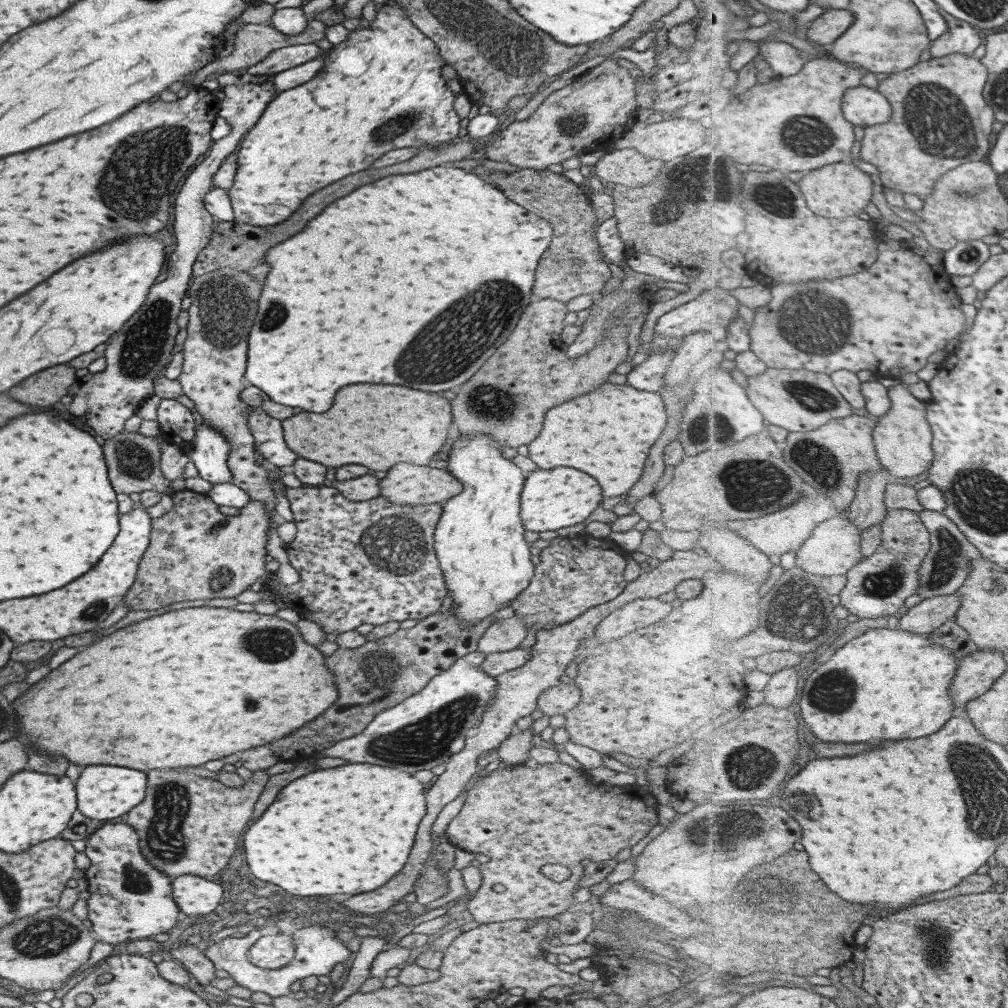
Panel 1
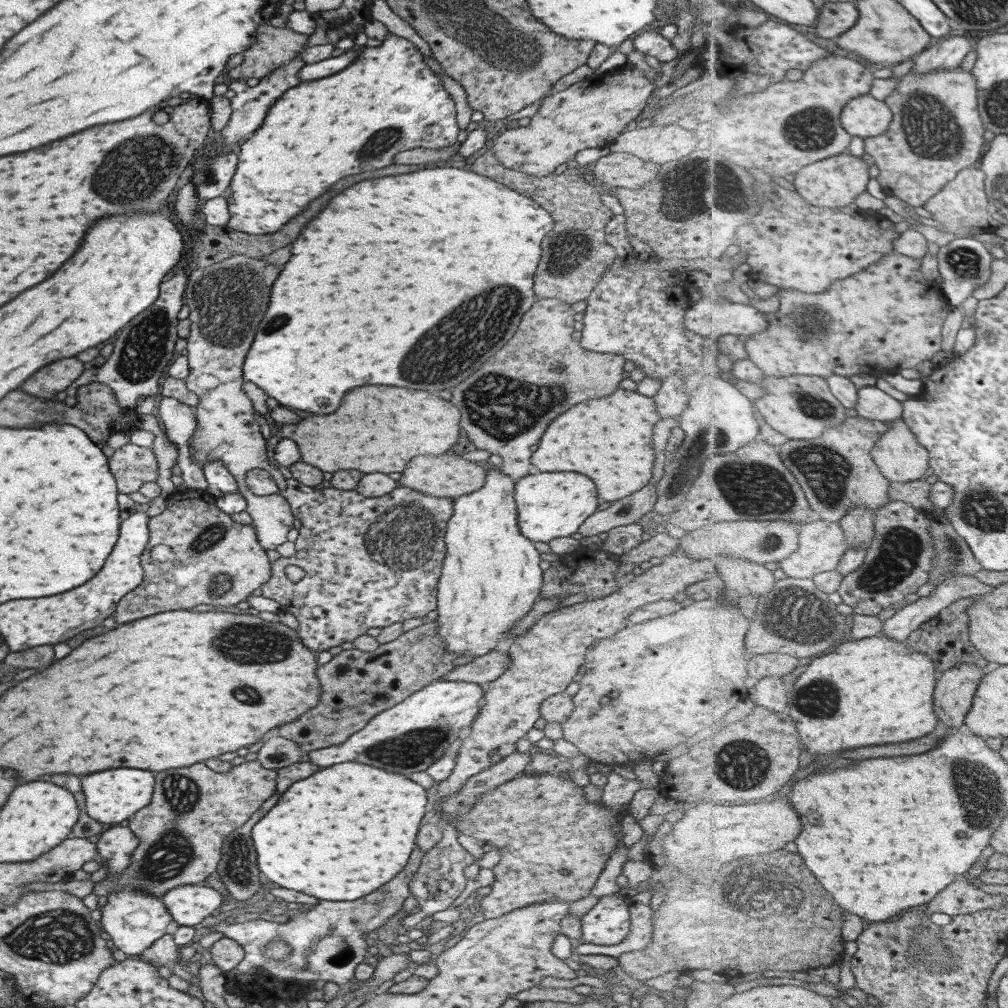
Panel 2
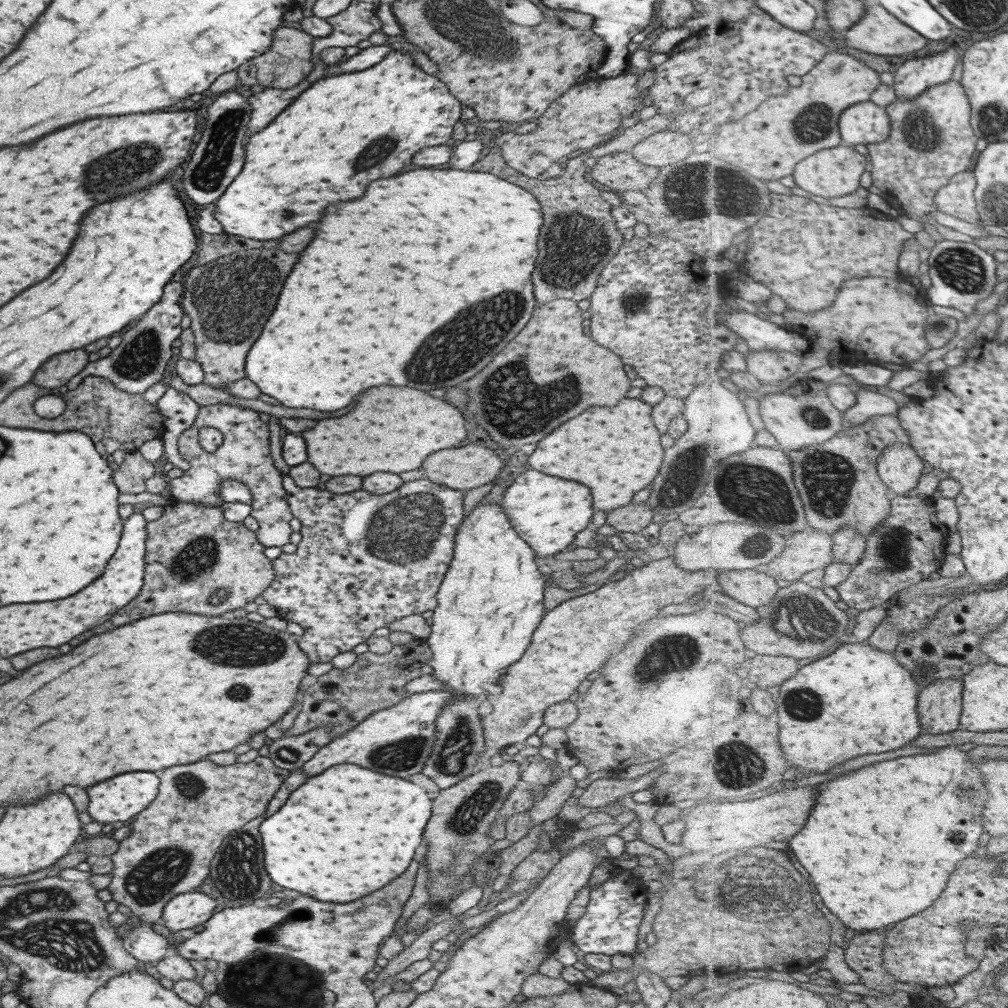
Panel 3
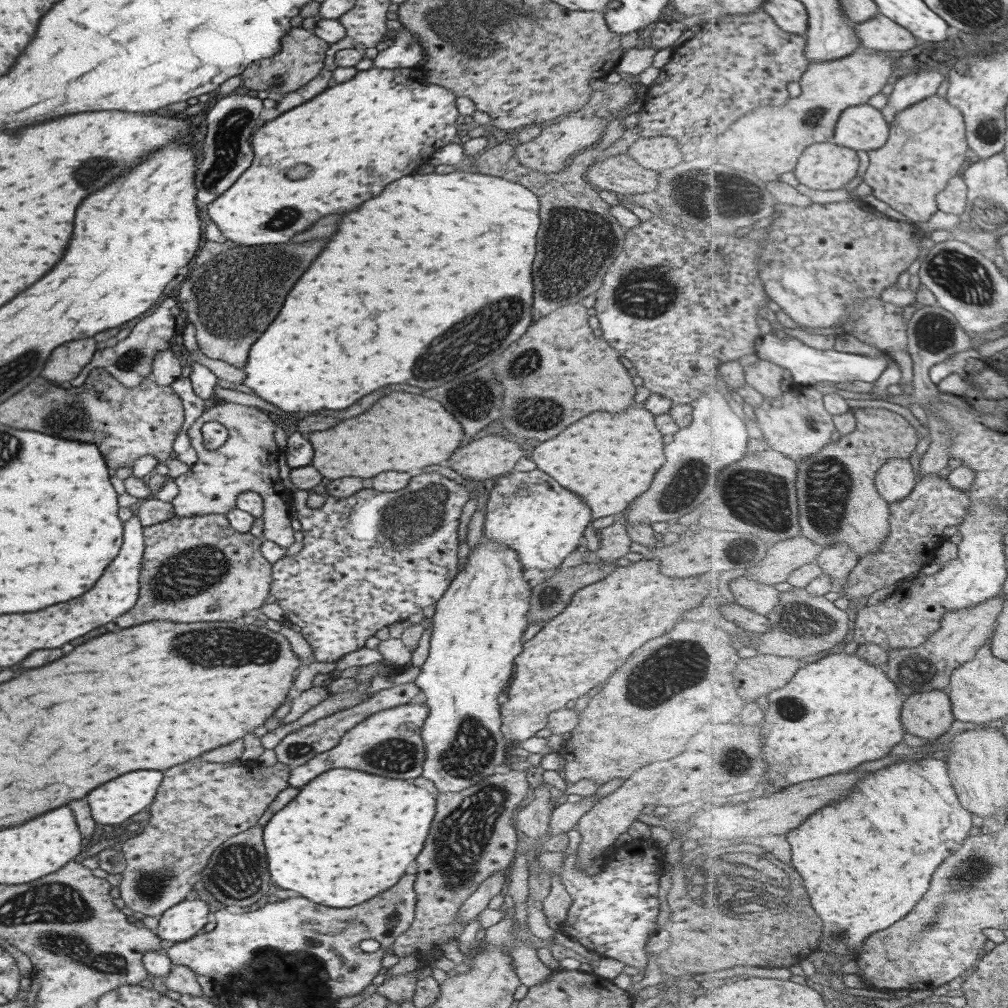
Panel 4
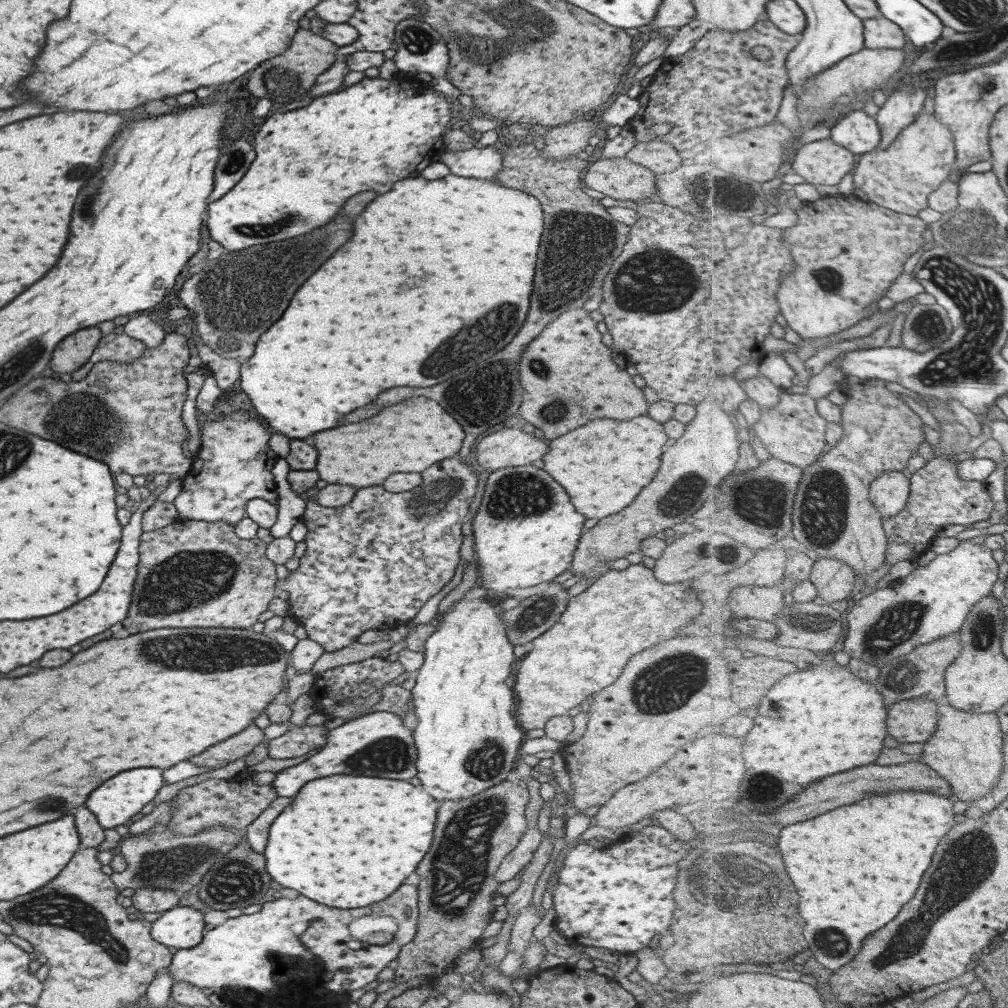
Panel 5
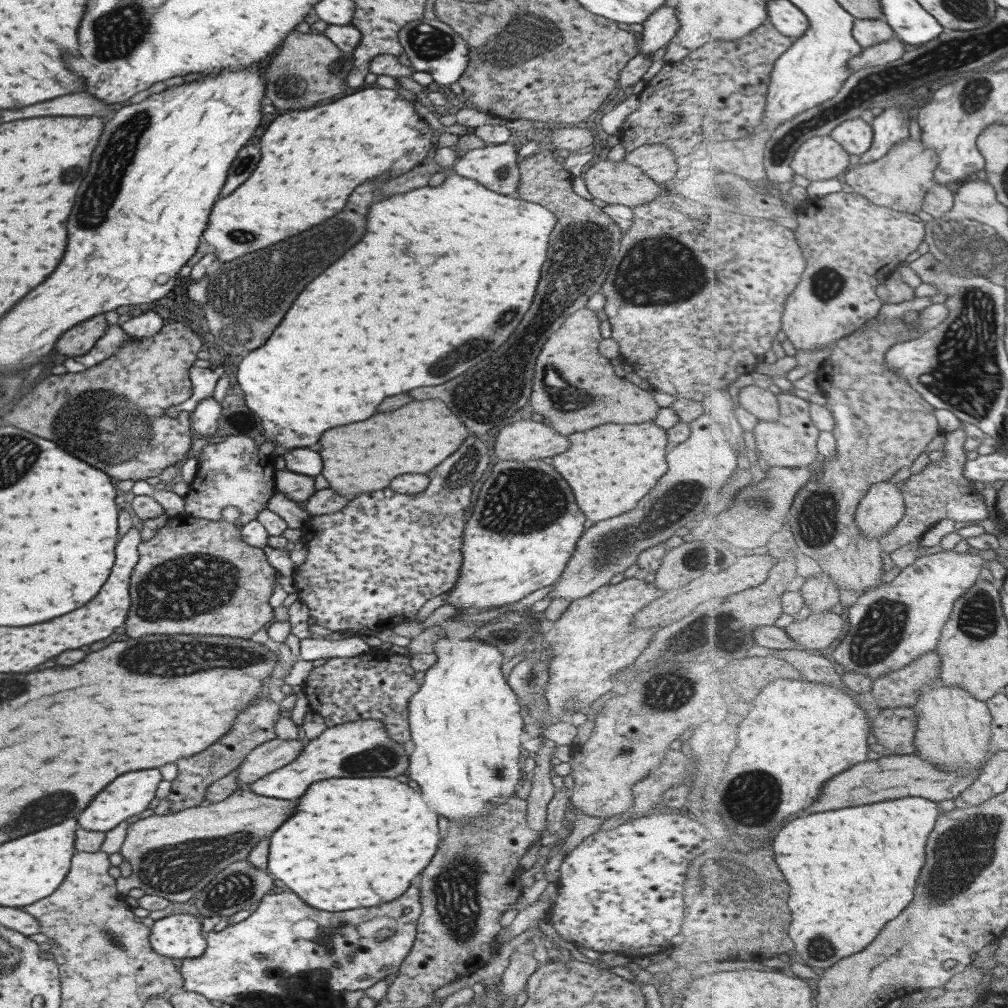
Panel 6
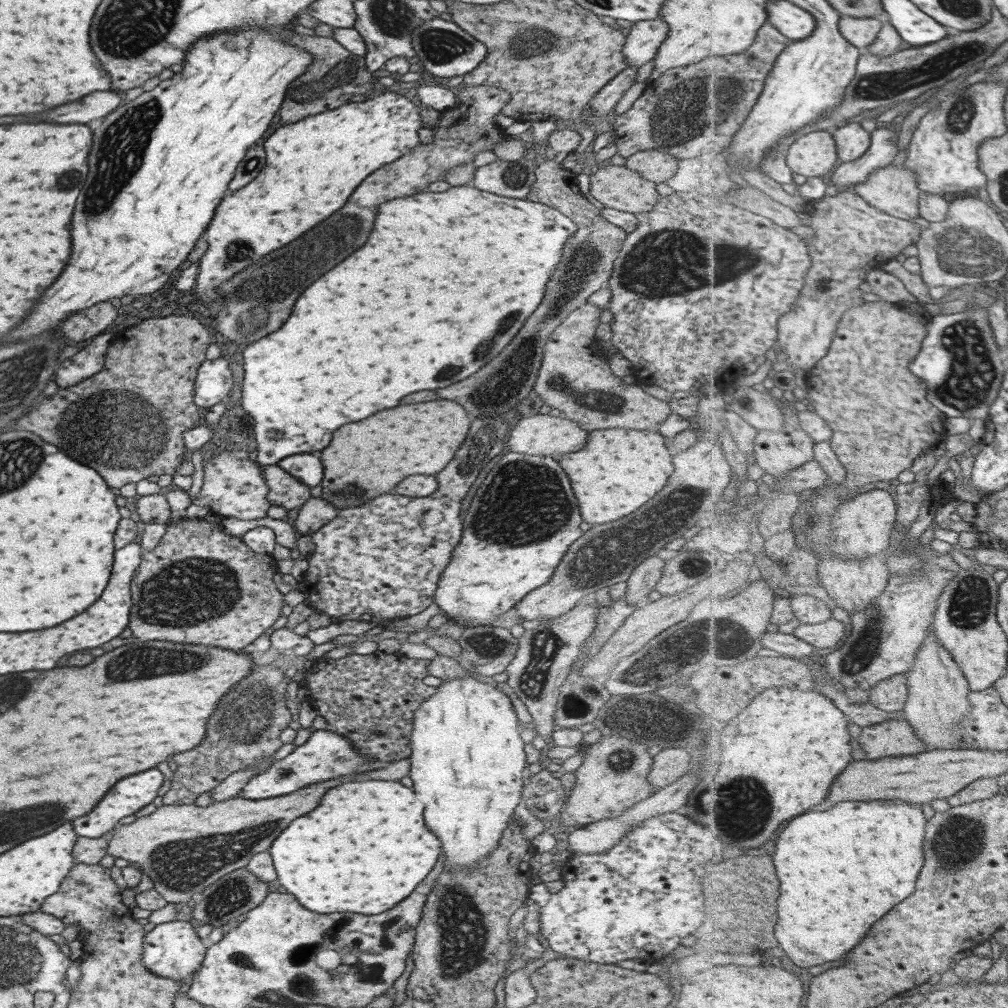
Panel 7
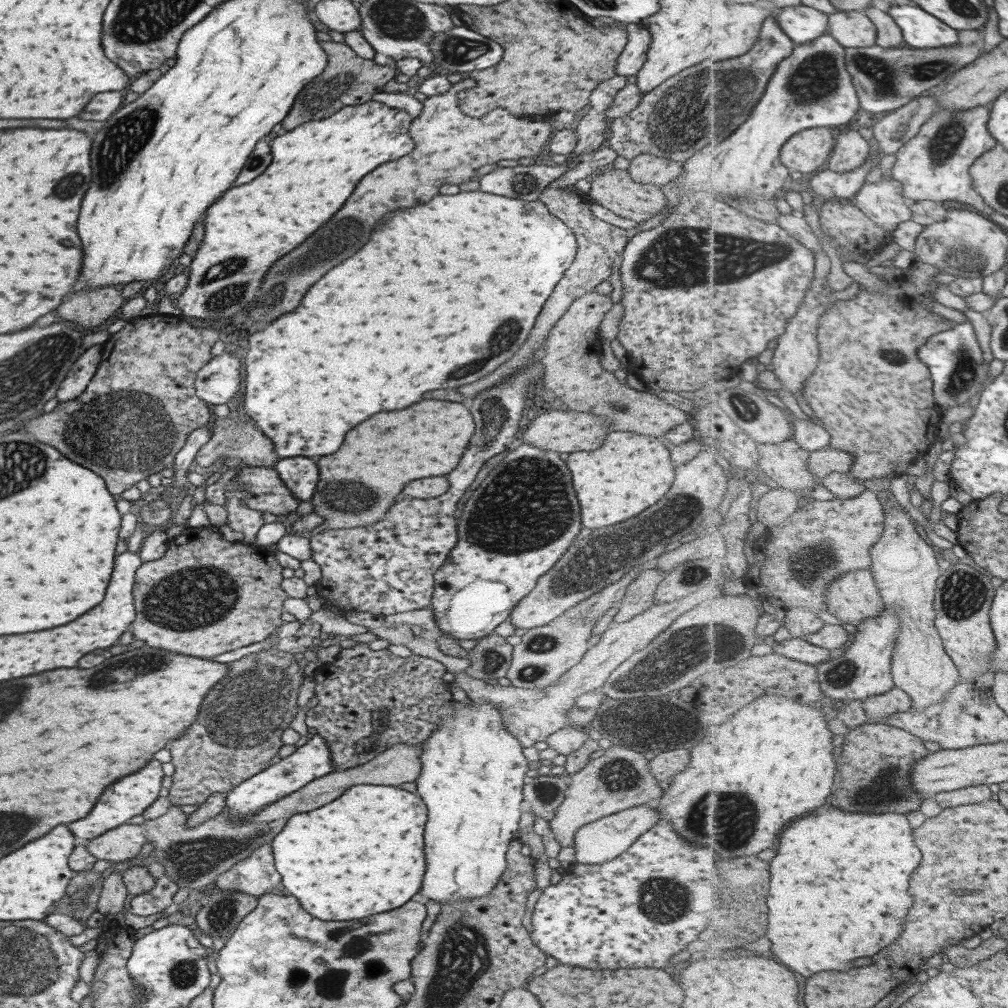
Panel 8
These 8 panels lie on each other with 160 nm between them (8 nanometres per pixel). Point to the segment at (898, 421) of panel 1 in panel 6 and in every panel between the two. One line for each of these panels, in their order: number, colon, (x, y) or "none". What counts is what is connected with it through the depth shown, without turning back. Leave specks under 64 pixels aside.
2: (901, 459)
3: (900, 467)
4: (896, 480)
5: (890, 492)
6: (883, 508)

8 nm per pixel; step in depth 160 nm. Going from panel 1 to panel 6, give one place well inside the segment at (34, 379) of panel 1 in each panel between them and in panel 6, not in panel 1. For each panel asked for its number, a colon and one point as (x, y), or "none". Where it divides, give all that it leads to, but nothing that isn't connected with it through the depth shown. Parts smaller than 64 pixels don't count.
2: (44, 384)
3: (62, 367)
4: (65, 362)
5: (73, 351)
6: (76, 341)

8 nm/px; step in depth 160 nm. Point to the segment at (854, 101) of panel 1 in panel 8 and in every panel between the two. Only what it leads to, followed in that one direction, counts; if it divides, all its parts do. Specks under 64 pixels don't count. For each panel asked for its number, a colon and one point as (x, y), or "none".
2: (865, 116)
3: (864, 123)
4: (864, 127)
5: (860, 132)
6: (857, 135)
7: (853, 140)
8: (852, 150)

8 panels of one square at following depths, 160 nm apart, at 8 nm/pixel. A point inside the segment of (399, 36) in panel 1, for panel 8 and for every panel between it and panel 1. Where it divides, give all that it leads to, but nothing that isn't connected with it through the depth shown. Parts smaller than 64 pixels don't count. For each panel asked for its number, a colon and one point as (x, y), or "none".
2: (387, 100)
3: (335, 137)
4: (355, 137)
5: (308, 161)
6: (311, 161)
7: (311, 167)
8: (314, 168)

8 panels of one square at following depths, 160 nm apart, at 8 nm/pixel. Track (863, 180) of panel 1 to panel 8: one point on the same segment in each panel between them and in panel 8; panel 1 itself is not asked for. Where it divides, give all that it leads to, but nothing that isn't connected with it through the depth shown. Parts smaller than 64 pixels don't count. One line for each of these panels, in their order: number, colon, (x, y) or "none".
2: (835, 182)
3: (830, 173)
4: (825, 165)
5: (824, 161)
6: (820, 158)
7: (815, 154)
8: (808, 150)

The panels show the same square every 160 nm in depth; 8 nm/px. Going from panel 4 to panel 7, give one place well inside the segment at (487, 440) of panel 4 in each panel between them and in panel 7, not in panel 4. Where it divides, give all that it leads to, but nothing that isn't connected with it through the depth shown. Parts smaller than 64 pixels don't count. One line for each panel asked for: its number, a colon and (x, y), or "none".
5: (510, 447)
6: (526, 440)
7: (543, 435)

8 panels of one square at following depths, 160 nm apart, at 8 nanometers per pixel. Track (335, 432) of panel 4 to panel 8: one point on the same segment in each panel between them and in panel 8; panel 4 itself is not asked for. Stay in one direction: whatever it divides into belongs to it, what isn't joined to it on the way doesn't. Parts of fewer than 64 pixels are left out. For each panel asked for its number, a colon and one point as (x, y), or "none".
5: (415, 433)
6: (362, 457)
7: (367, 458)
8: (355, 486)

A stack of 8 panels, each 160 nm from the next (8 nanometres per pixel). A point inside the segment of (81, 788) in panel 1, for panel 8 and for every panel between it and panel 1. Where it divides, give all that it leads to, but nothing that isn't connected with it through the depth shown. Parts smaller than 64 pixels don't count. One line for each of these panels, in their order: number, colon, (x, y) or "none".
2: (112, 796)
3: (121, 798)
4: (111, 803)
5: (117, 799)
6: (128, 795)
7: (133, 792)
8: (129, 796)

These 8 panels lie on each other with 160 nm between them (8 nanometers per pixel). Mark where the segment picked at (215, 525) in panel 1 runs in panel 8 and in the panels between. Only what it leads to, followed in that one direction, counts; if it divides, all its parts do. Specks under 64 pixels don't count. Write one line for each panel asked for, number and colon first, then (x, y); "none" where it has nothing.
2: (212, 560)
3: (196, 562)
4: (197, 568)
5: (189, 573)
6: (195, 576)
7: (198, 585)
8: (203, 596)

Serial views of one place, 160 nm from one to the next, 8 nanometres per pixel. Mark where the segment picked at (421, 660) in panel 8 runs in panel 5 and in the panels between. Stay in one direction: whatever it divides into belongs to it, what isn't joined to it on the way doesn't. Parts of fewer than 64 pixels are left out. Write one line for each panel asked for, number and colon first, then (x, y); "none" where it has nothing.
5: (374, 682)
6: (376, 685)
7: (342, 690)

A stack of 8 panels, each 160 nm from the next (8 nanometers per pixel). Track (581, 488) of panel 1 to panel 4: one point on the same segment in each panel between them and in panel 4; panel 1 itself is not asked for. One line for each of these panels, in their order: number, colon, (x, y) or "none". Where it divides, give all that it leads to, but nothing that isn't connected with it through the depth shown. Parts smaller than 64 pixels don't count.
2: (549, 505)
3: (546, 513)
4: (542, 522)

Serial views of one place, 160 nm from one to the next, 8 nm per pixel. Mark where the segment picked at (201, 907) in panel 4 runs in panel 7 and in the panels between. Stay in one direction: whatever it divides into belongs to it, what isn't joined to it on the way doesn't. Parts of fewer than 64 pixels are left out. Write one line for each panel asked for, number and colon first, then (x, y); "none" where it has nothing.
5: (181, 927)
6: (178, 936)
7: (172, 949)

